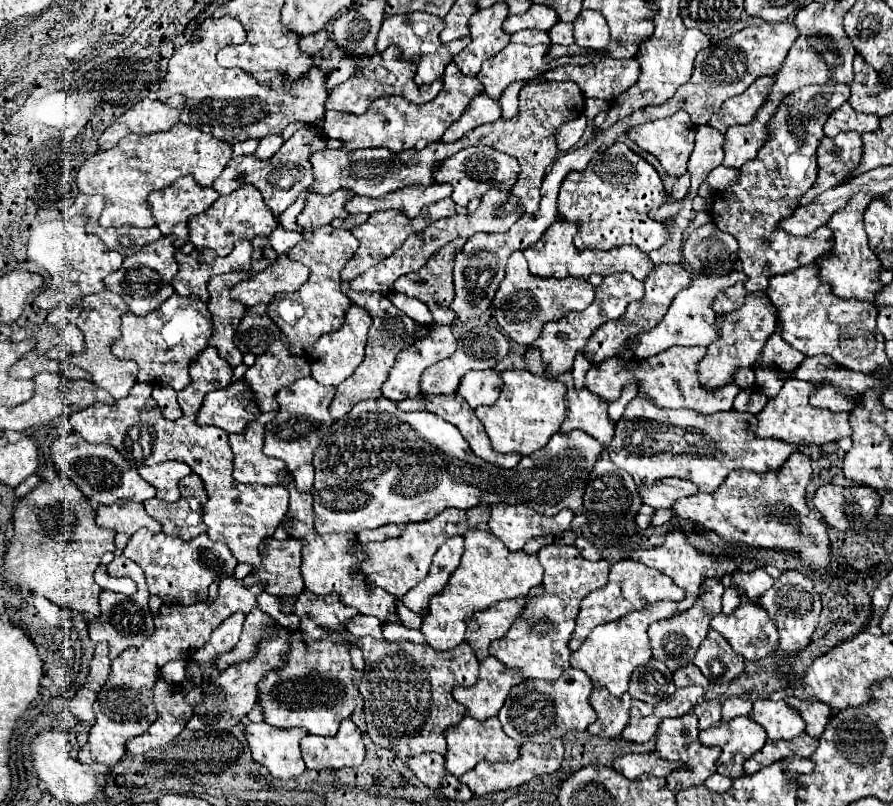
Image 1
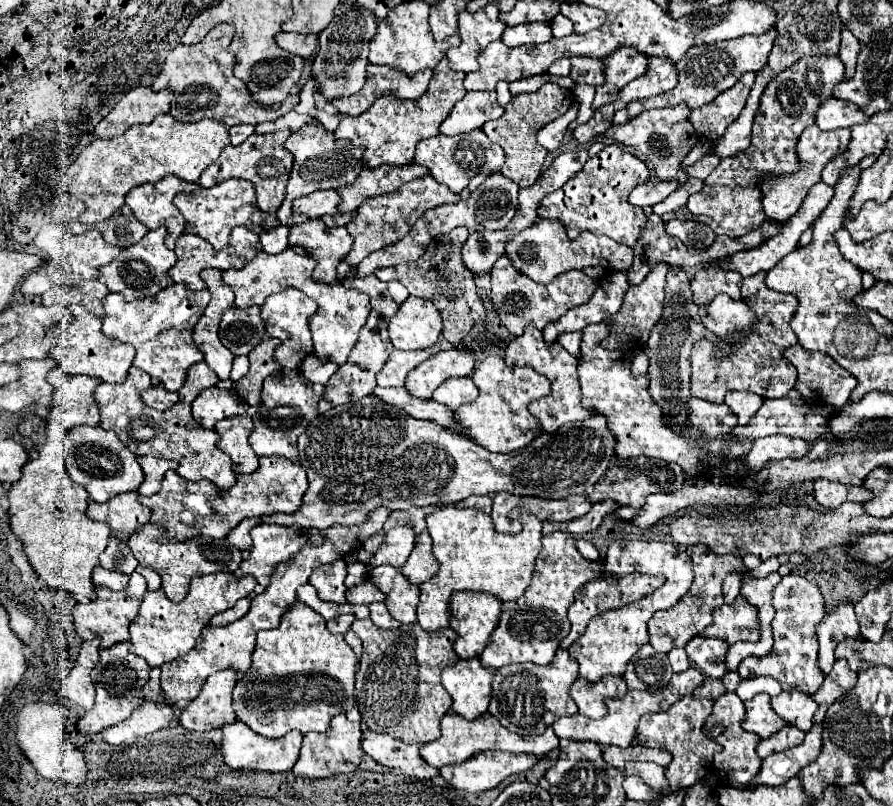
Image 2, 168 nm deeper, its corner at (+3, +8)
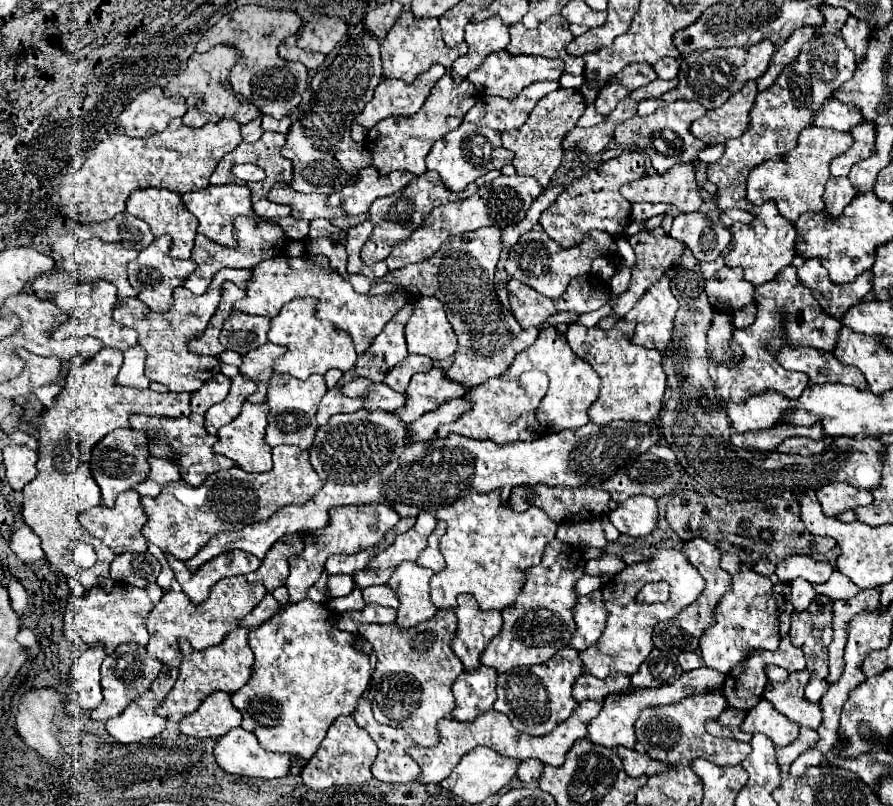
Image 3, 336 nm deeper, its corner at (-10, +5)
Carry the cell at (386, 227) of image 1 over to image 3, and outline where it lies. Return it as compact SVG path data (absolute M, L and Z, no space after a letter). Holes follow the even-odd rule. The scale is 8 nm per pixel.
M426 171L424 175L420 177L414 177L412 183L408 183L408 187L404 187L404 191L398 191L396 195L390 195L390 197L380 197L372 203L370 207L370 219L374 223L374 231L372 235L368 237L366 245L362 247L362 261L366 265L372 265L372 263L378 263L378 261L384 261L392 247L404 239L408 239L408 235L412 231L416 231L420 227L420 223L424 221L424 217L434 209L434 207L440 207L444 203L450 203L450 201L462 201L470 195L476 193L476 185L468 185L464 191L460 193L454 193L454 191L448 191L440 179L440 175L436 175L436 171Z

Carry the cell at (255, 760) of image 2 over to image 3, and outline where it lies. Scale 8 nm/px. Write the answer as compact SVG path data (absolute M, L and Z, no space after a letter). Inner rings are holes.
M236 727L220 737L214 747L214 755L216 765L222 767L222 771L260 779L284 777L288 775L292 763L290 755L264 751L258 739L242 727Z

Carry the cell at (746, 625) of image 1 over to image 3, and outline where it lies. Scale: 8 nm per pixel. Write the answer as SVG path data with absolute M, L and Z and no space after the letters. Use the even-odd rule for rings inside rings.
M722 553L720 557L720 567L724 571L732 573L732 591L720 599L714 611L714 625L704 631L700 637L700 651L702 651L702 661L720 671L722 675L730 673L730 669L740 663L752 649L766 649L766 651L776 651L780 643L780 633L778 633L778 605L774 597L774 585L768 577L762 577L752 571L750 565L744 565L736 555Z

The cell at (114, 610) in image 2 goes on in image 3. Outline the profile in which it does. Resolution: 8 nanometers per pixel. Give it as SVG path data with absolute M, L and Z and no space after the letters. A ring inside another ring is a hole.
M116 583L110 593L104 593L98 587L86 591L84 597L70 597L66 615L64 615L64 635L70 639L70 617L78 637L88 645L96 647L102 645L106 653L112 653L120 643L134 641L140 645L148 643L146 631L146 617L162 599L162 589L156 583L148 583L144 589L132 587L128 583Z

